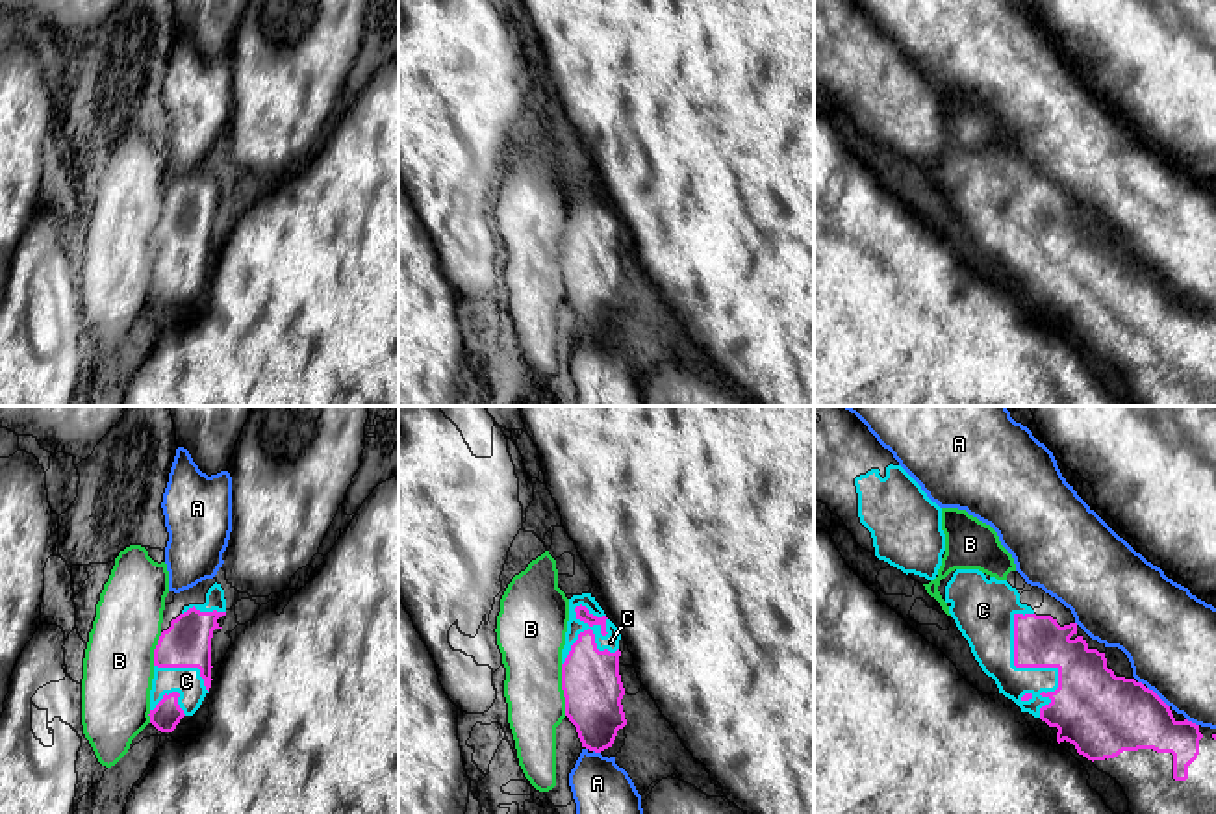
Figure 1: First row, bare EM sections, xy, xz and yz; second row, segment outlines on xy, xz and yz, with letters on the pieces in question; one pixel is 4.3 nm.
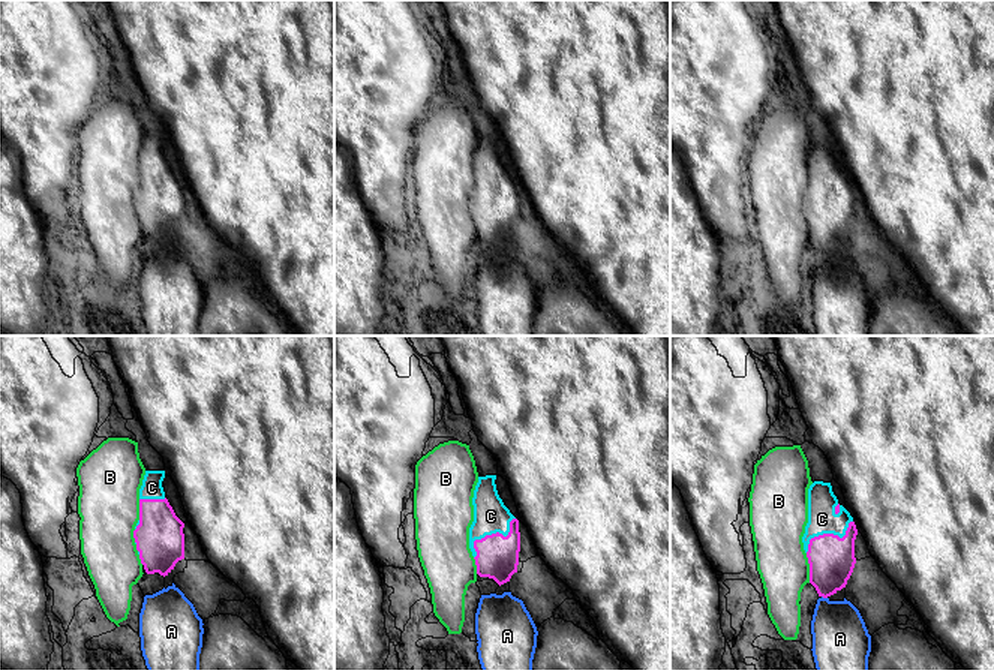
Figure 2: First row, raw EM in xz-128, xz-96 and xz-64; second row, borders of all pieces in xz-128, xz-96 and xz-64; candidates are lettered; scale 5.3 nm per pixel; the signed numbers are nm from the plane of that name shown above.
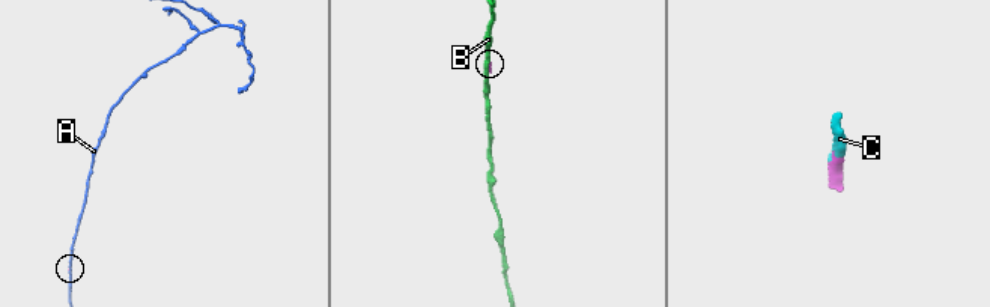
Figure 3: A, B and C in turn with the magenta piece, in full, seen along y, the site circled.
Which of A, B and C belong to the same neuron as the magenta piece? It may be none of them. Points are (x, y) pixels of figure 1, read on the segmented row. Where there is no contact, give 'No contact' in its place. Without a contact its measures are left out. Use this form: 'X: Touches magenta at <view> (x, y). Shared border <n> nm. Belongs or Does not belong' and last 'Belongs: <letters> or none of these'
A: Touches magenta at yz (1159, 698). Shared border 130 nm. Does not belong
B: Touches magenta at xz (562, 688). Shared border 220 nm. Does not belong
C: Touches magenta at yz (1037, 666). Shared border 460 nm. Belongs
Belongs: C

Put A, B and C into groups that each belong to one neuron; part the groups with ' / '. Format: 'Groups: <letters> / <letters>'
Groups: A / B / C

